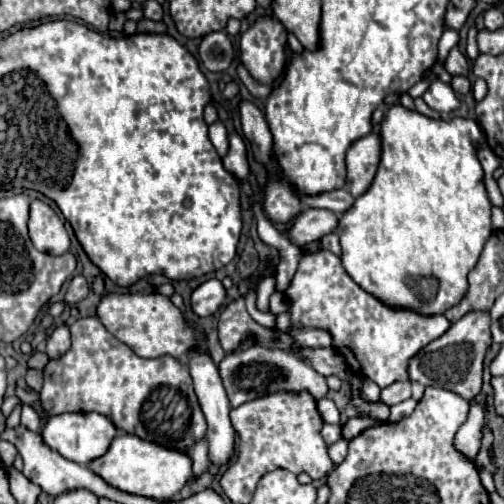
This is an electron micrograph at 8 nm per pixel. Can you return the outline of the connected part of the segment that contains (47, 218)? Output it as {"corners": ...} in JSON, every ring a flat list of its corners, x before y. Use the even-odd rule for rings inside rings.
{"corners":[[34,199,30,203,28,233,34,247,42,253,62,255,70,249,70,237,58,213,44,201]]}

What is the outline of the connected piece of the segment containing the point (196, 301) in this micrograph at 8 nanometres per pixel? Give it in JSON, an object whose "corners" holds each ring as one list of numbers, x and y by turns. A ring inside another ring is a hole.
{"corners":[[208,279,192,293,192,309,198,317,208,317,218,311,226,299,226,289,218,279]]}

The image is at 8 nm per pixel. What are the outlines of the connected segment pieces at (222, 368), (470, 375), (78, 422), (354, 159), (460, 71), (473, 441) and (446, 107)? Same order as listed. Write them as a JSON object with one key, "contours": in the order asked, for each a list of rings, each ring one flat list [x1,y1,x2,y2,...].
{"contours":[[[252,345,250,349,242,353,228,353,220,361,218,373,222,377,222,383,232,407,238,407,250,399,268,395,270,391,304,391,306,389,314,395,314,399,322,399,328,393,326,379,318,375,308,363,300,361,298,357,282,349,268,349,262,345]],[[468,311,462,319,450,325,450,329,428,343,412,361,410,361,410,381,420,381,422,385,442,387,462,395,464,399,474,399,482,389,482,369,484,355,492,345,490,333,490,313,488,311]],[[62,413,62,415,54,415,46,421,46,427,42,427,42,431,40,431,44,445,48,445,50,449,58,451,62,457,66,457,66,459,70,459,78,465,88,465,98,455,104,455,116,433,118,431,110,423,110,419,106,419,104,415,98,415,98,413]],[[370,133,362,139,358,139,346,153,346,167,348,167,348,191,354,197,360,197,370,185,372,179,378,171,378,163,380,163,380,153,382,153,382,145,380,145,380,135,378,133]],[[454,47,454,51,450,51,450,55,446,59,446,71,450,75,468,75,468,59,458,51,458,47]],[[472,403,468,421,458,429,454,437,456,451,462,457,470,459,472,463,476,463,476,455,480,453,480,447,482,447,482,427,484,427,482,407,478,407,478,403]],[[436,79,428,91,422,95,422,99,426,101,426,105,434,111,440,111,440,113,450,113,454,109,460,107,460,101,456,97,456,93,452,91,450,85,442,83,440,79]]]}

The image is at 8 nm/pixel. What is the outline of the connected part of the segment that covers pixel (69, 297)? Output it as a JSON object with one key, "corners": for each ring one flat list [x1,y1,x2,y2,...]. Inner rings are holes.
{"corners":[[76,275,76,277,70,281,70,285,68,285,68,291,66,291,64,301,66,301,68,305,74,305,74,303,82,301,82,299,88,295,88,291,90,291,90,287,88,287,86,279,84,279,82,275]]}

